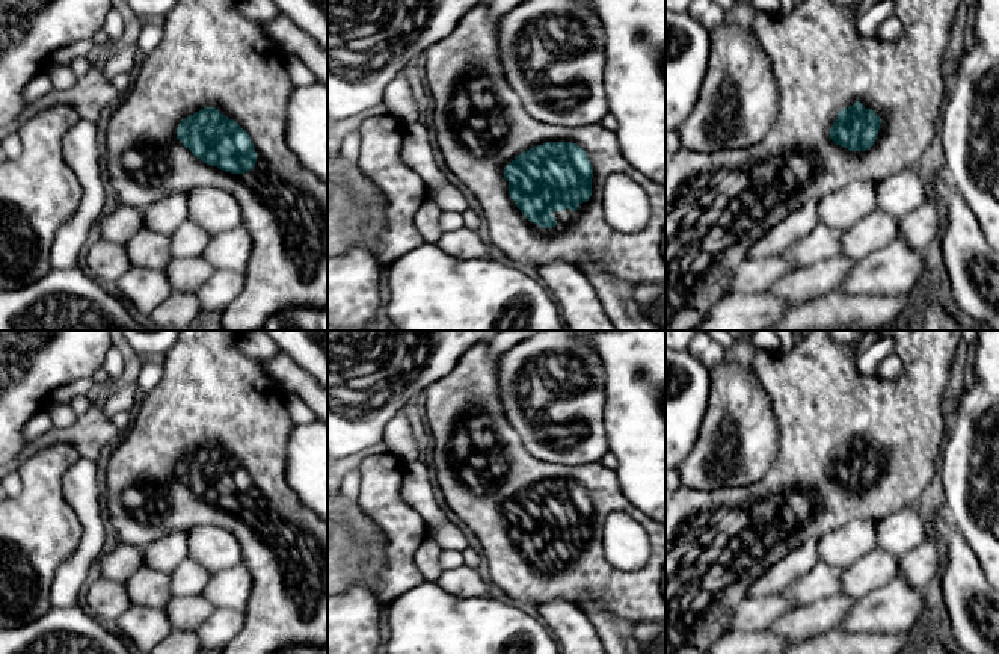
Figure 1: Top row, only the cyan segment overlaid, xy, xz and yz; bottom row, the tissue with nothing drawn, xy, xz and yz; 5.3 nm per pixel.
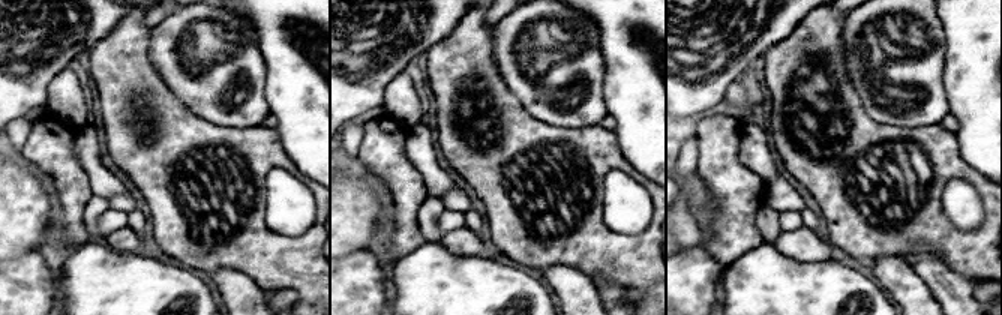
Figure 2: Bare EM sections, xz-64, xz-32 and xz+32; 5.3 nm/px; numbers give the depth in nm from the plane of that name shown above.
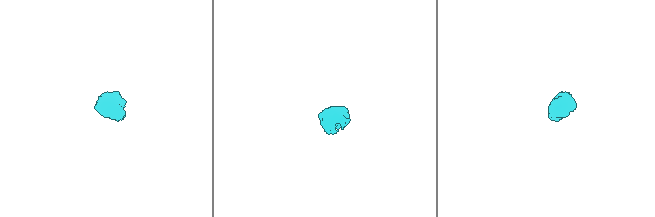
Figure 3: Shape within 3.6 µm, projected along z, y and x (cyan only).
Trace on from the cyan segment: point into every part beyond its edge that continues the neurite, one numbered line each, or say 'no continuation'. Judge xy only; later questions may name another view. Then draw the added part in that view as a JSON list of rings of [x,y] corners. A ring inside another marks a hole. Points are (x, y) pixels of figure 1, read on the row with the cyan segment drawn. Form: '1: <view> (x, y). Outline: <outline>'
1: xy (212, 55). Outline: [[[177,0],[164,17],[161,42],[143,56],[140,72],[106,131],[109,186],[122,205],[143,210],[198,186],[219,187],[240,204],[241,225],[249,231],[252,251],[244,287],[222,311],[226,331],[264,331],[273,316],[291,307],[327,310],[327,184],[299,160],[287,142],[287,110],[296,85],[285,69],[284,57],[285,53],[264,33],[261,23],[240,12],[238,0]],[[204,107],[216,107],[247,131],[257,153],[251,171],[231,174],[207,165],[177,139],[178,124]]]

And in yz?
1: yz (723, 201). Outline: [[[803,0],[785,17],[756,12],[750,30],[771,62],[780,92],[779,115],[767,137],[753,147],[715,153],[681,147],[665,160],[665,331],[696,331],[711,308],[730,295],[732,278],[752,245],[810,199],[821,201],[854,181],[881,183],[918,165],[934,139],[946,100],[945,51],[961,2],[893,0],[893,17],[904,27],[896,42],[860,36],[856,8],[836,6],[831,0]],[[856,101],[881,118],[878,136],[865,151],[850,151],[830,139],[838,113]]]

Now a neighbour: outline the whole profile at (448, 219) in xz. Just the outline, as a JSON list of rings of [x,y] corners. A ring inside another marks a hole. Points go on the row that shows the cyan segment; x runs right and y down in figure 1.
[[[442,211],[441,213],[439,227],[444,233],[448,230],[457,230],[463,225],[465,225],[465,222],[463,222],[462,213],[456,213],[456,211]]]

